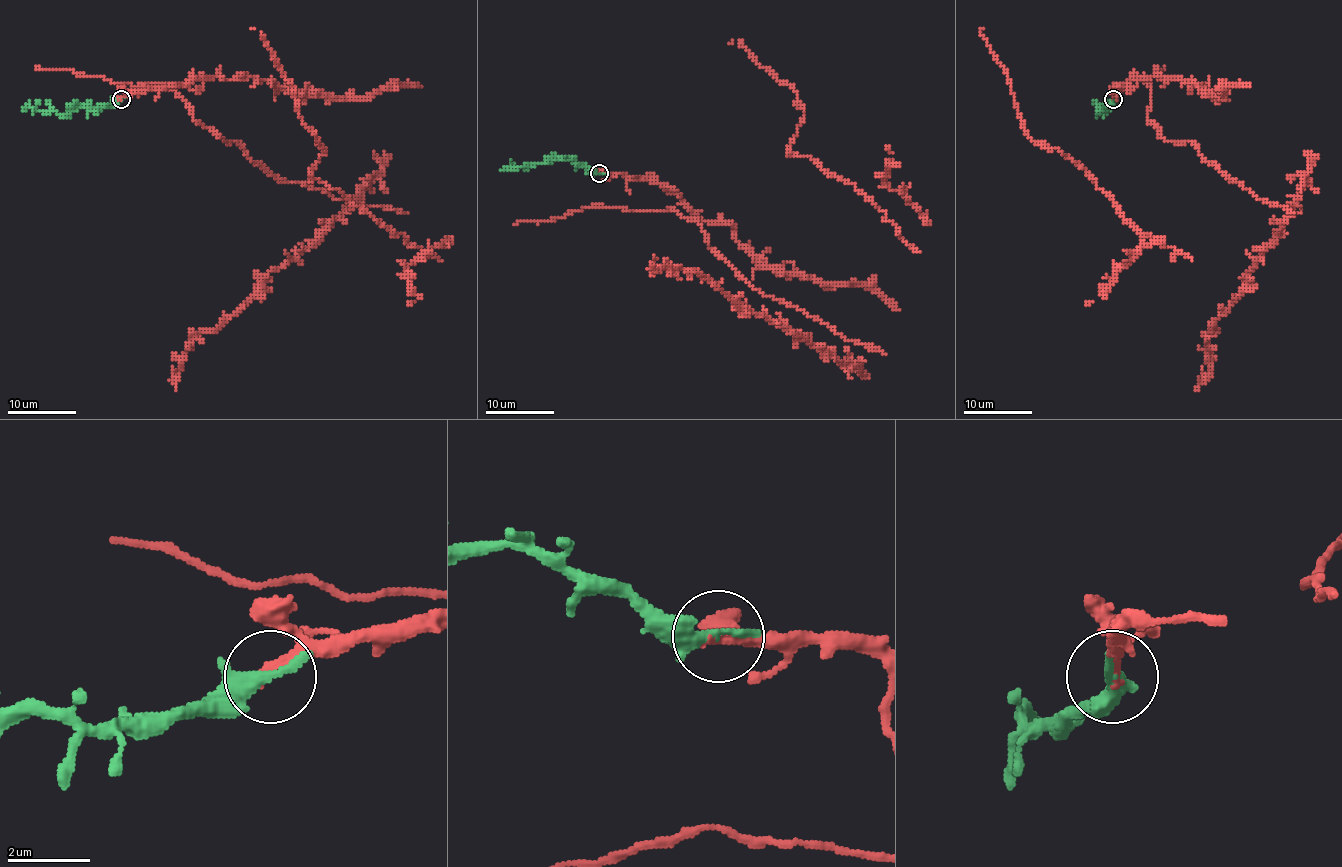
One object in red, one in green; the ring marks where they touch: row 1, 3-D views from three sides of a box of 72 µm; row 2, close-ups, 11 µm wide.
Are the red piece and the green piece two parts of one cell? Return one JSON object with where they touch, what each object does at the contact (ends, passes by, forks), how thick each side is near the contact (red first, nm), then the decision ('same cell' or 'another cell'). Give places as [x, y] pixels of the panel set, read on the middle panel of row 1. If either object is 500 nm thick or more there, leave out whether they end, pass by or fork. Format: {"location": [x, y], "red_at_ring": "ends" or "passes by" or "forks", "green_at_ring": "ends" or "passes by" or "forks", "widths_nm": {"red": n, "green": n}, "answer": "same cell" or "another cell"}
{"location": [599, 173], "red_at_ring": "passes by", "green_at_ring": "passes by", "widths_nm": {"red": 190, "green": 300}, "answer": "same cell"}

